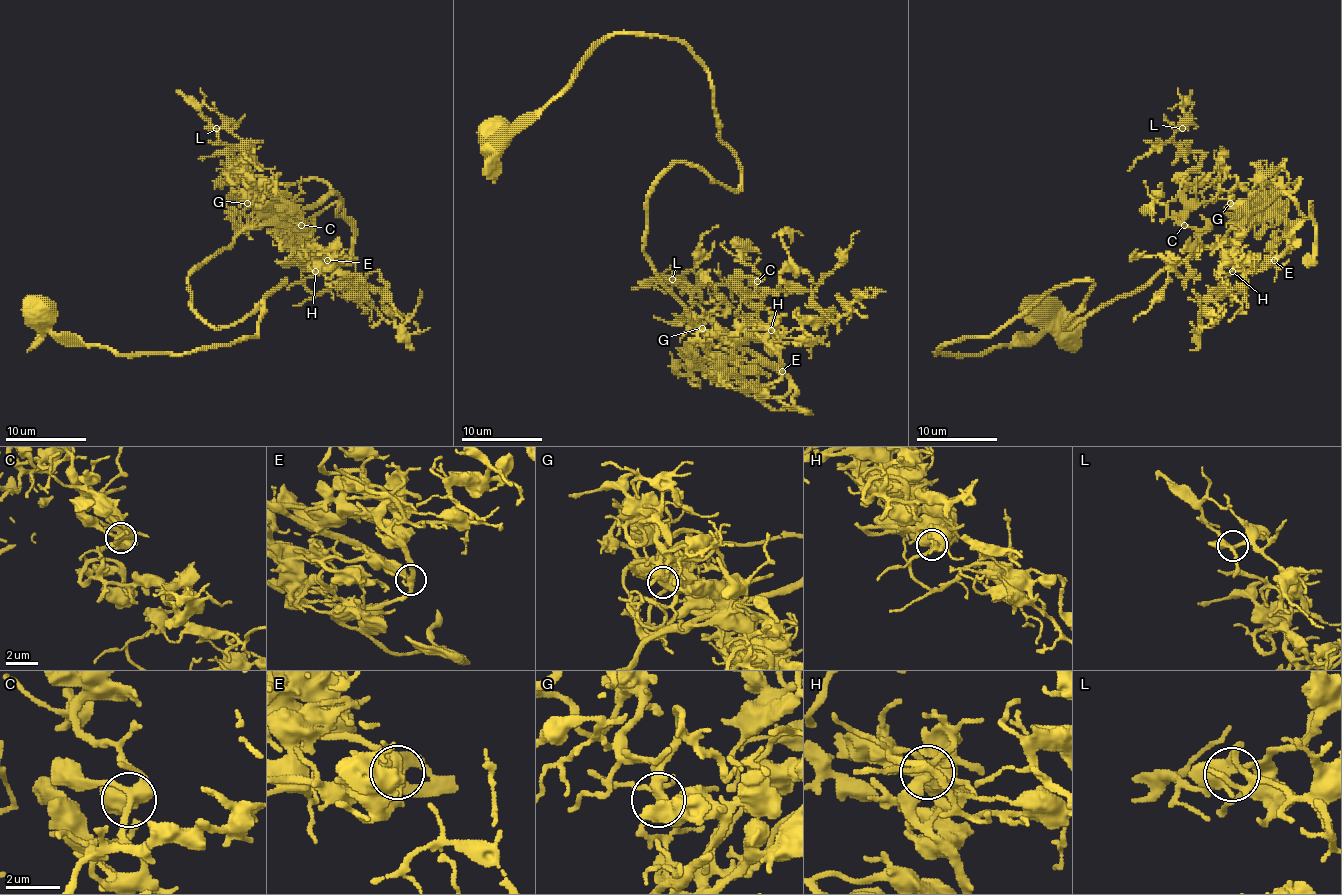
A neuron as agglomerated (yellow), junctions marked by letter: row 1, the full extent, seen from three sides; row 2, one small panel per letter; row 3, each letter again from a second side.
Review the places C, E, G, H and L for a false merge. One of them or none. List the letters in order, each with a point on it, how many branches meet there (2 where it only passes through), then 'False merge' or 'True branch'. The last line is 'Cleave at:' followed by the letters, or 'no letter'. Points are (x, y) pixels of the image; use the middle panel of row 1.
C: Place: (757, 281). Branches: 4. True branch
E: Place: (782, 371). Branches: 4. True branch
G: Place: (702, 328). Branches: 4. True branch
H: Place: (771, 330). Branches: 4. True branch
L: Place: (672, 279). Branches: 4. True branch
Cleave at: no letter

